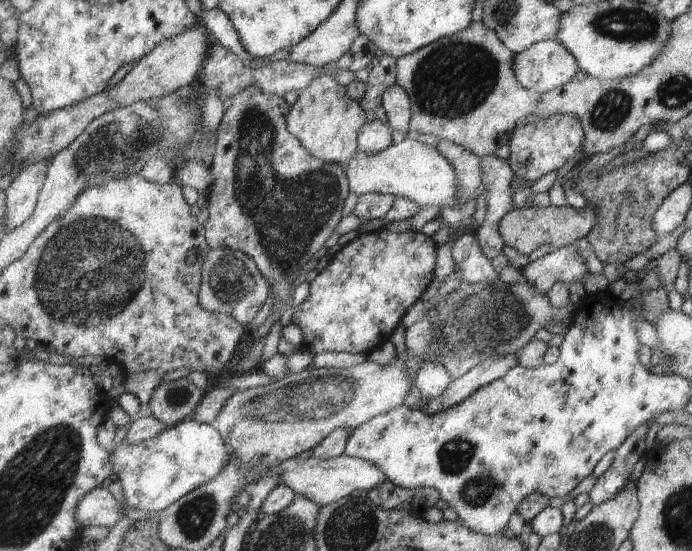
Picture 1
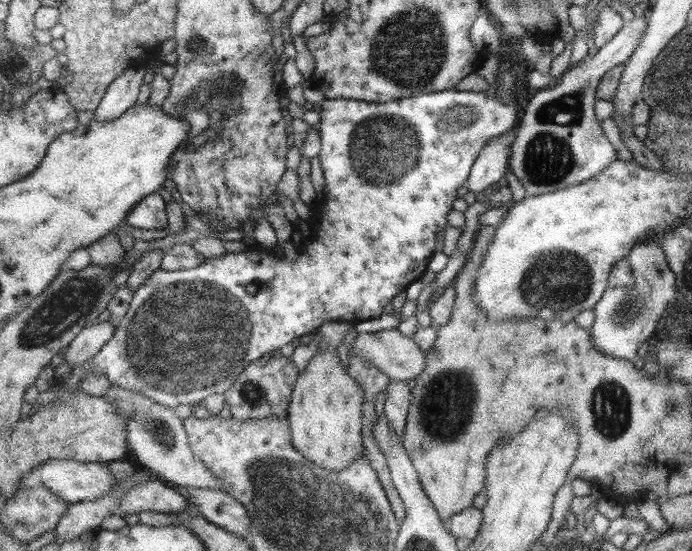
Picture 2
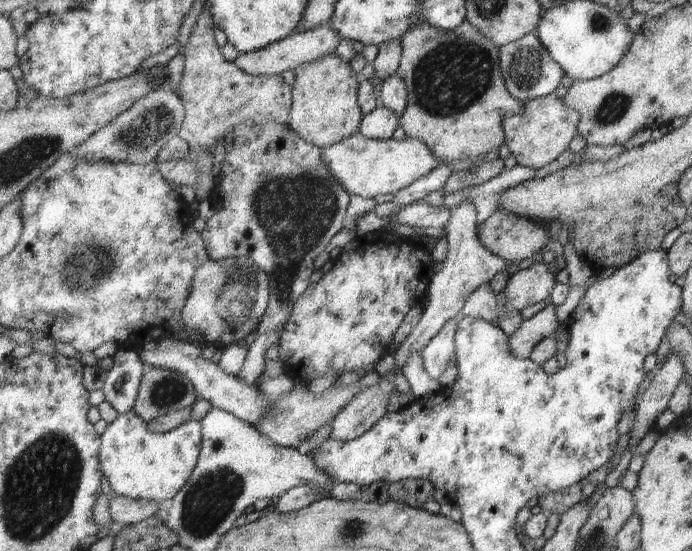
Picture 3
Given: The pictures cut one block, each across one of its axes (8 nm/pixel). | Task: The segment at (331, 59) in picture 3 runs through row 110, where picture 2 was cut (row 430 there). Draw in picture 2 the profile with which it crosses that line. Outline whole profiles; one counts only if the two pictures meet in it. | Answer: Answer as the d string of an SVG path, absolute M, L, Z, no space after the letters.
M317 350L308 362L306 368L300 372L298 383L288 410L290 429L295 448L317 466L332 471L342 471L350 467L356 460L366 454L363 435L363 402L366 394L359 386L358 380L352 377L343 364L338 351Z

